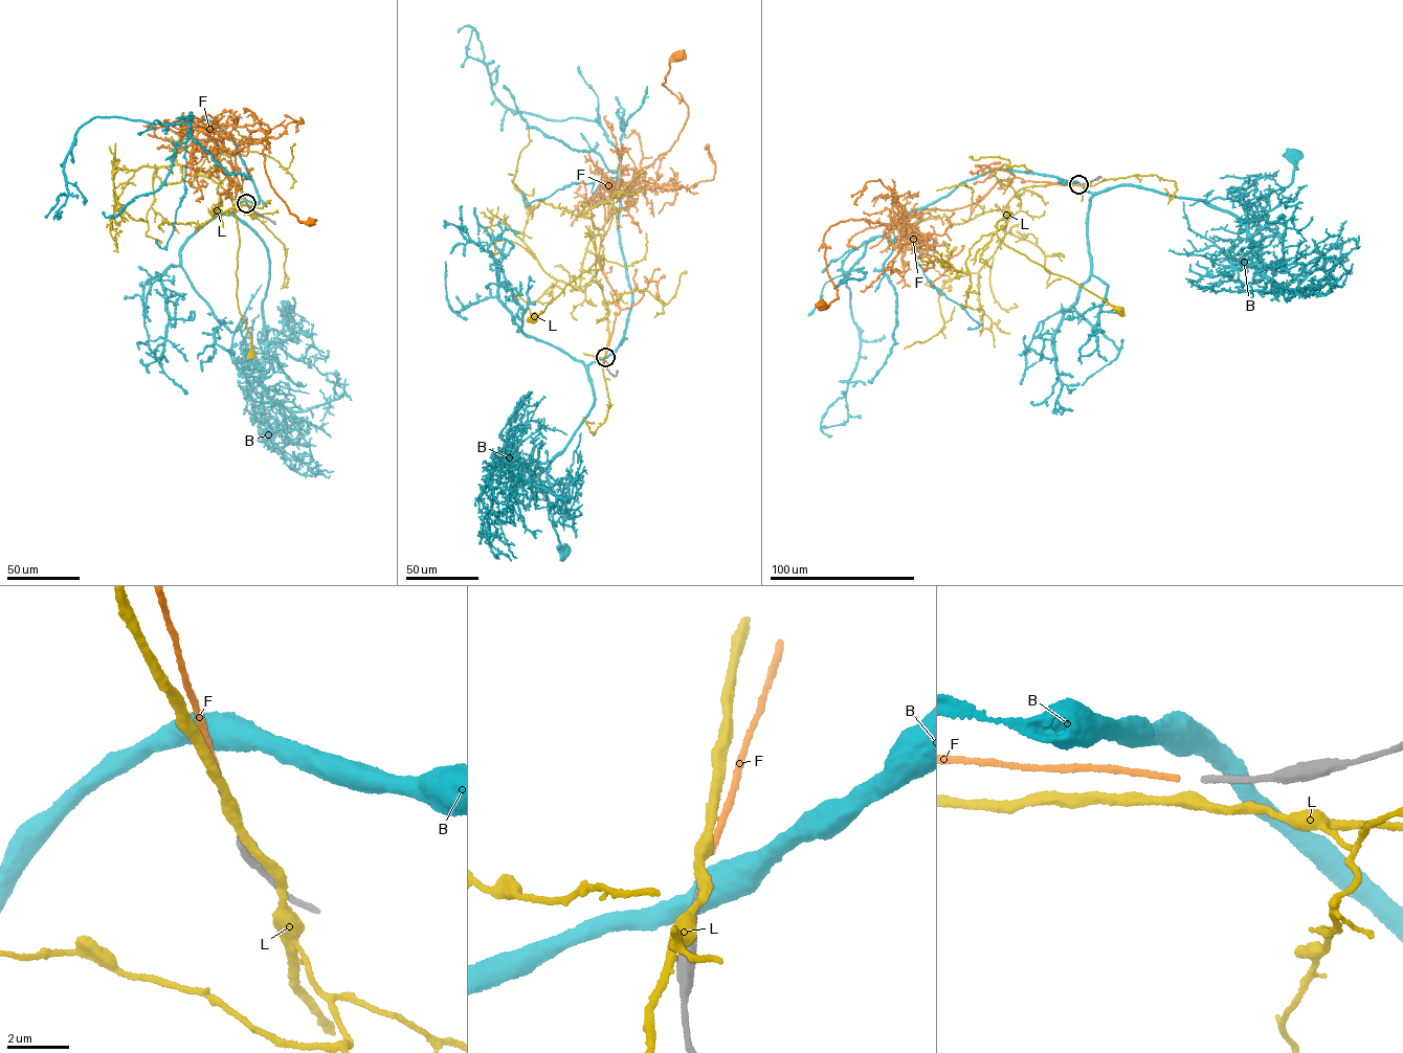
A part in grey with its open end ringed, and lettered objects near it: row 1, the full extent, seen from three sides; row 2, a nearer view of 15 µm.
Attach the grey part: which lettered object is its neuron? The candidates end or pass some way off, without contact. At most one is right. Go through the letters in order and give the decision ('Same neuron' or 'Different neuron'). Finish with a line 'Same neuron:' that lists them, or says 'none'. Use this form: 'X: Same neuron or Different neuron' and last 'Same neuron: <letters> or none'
B: Different neuron
F: Same neuron
L: Different neuron
Same neuron: F

